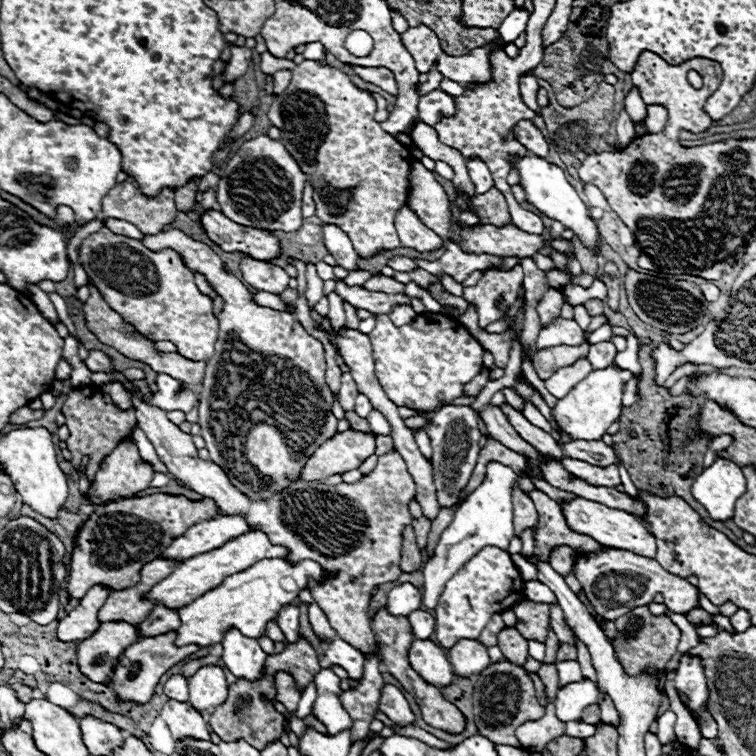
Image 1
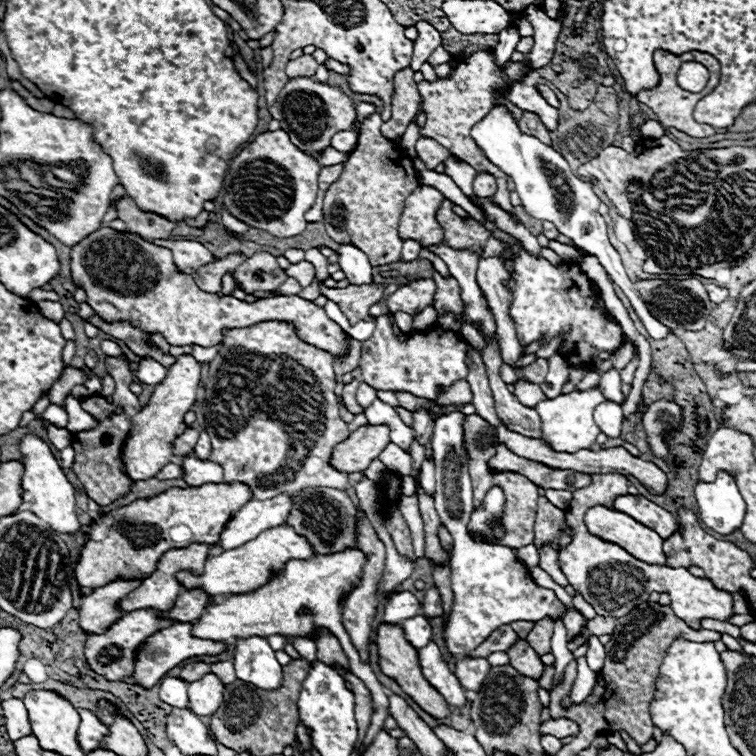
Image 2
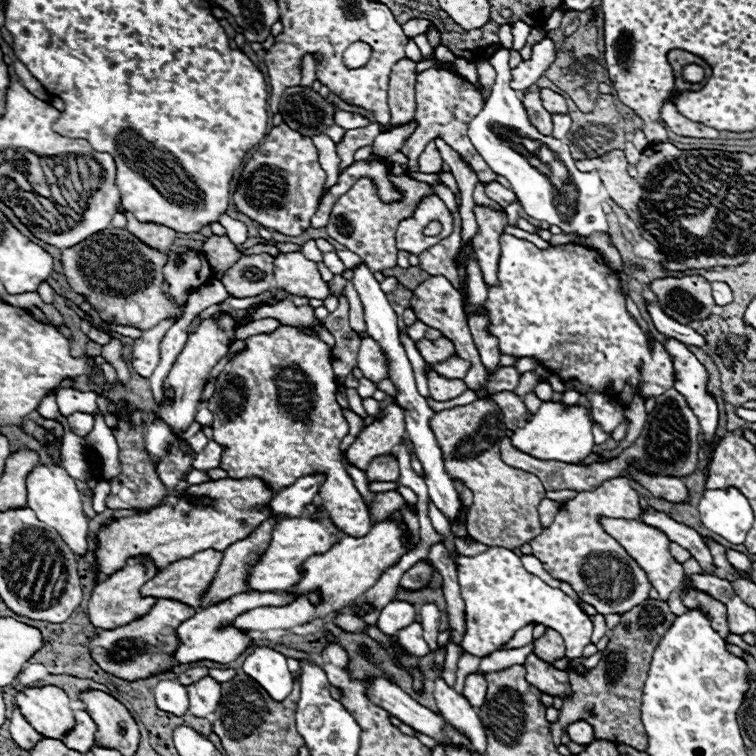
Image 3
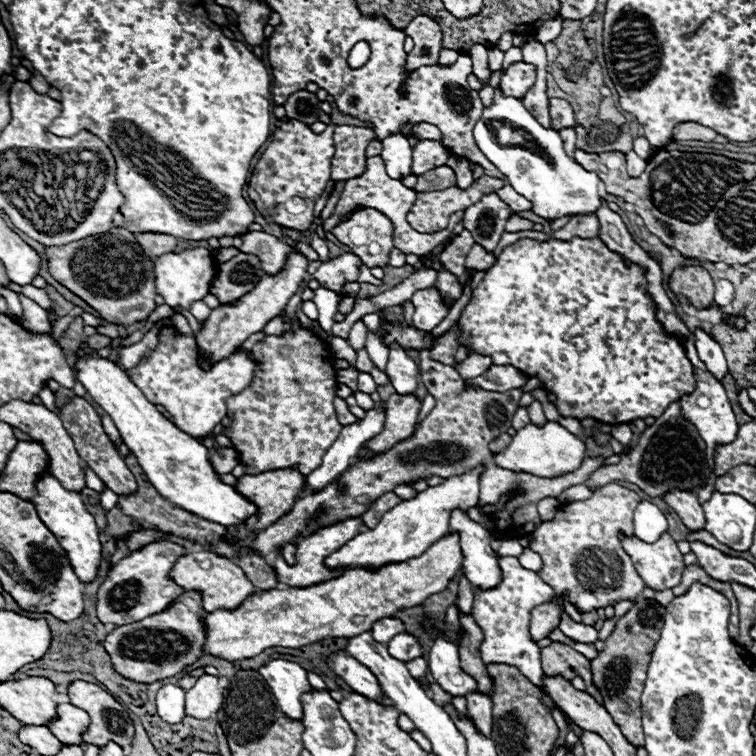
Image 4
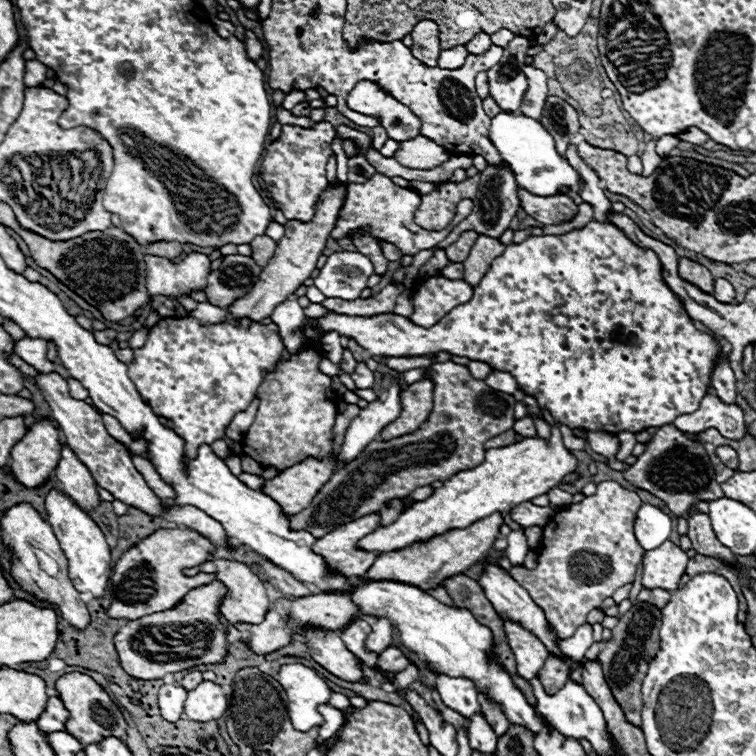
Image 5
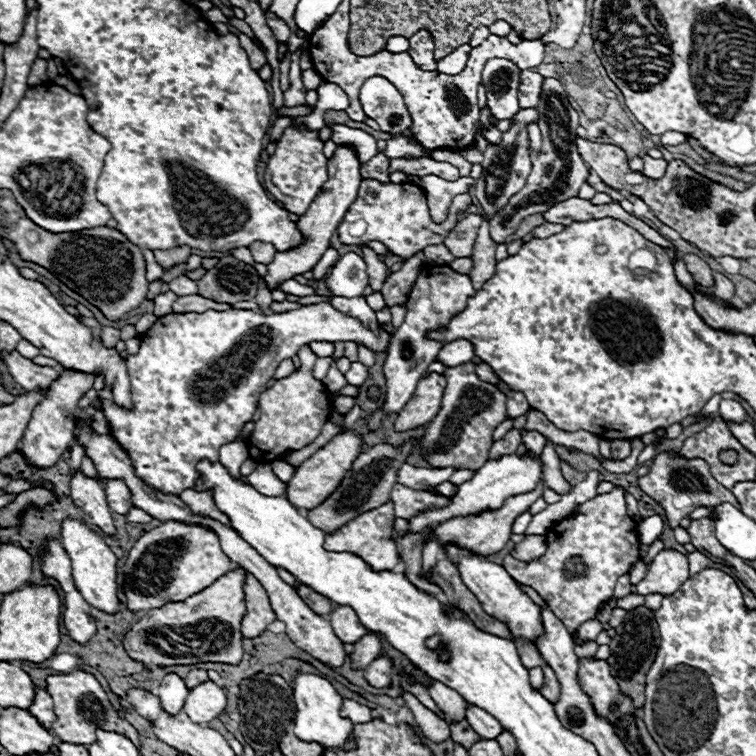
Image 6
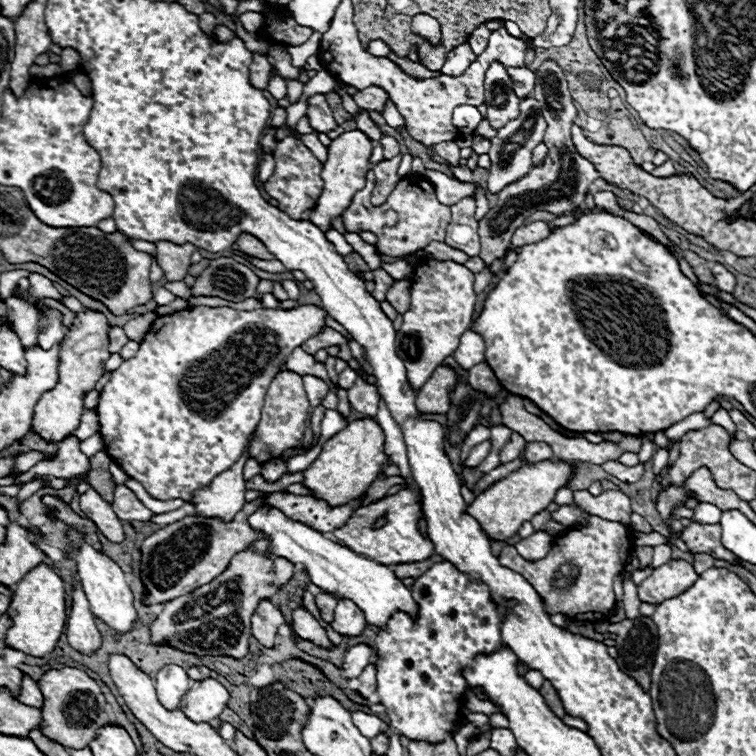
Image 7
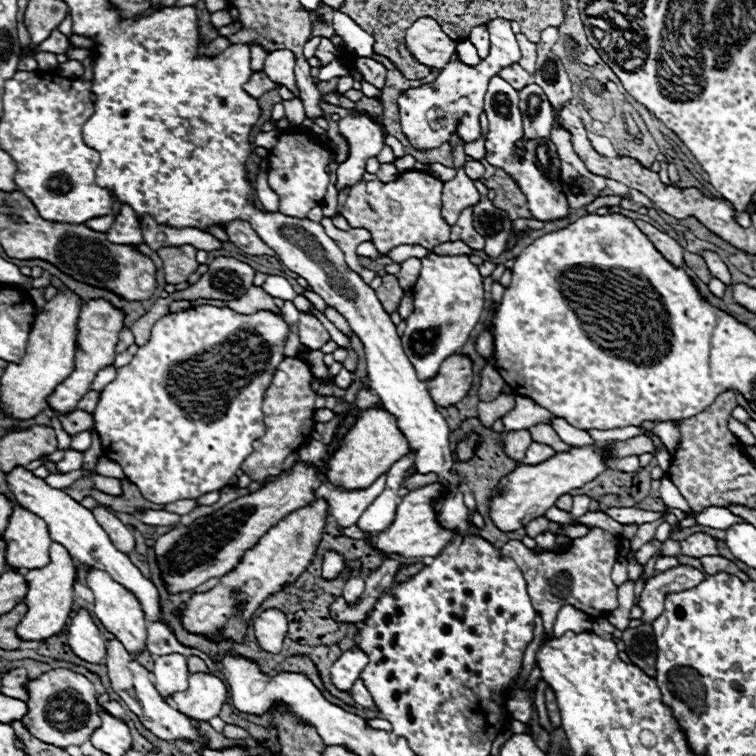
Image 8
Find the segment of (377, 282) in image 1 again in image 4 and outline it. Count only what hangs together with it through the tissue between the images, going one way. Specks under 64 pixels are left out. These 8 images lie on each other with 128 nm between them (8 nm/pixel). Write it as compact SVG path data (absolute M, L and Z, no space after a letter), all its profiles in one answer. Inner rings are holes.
M250 232L244 238L242 252L258 256L262 270L268 274L276 274L284 266L290 248L286 242L274 238L266 232ZM360 320L352 326L350 336L348 336L348 344L350 344L354 350L364 348L364 344L366 344L366 326L364 326Z

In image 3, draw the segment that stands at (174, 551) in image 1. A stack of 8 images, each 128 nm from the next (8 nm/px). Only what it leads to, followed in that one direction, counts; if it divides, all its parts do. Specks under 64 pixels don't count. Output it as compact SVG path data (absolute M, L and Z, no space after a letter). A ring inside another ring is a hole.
M308 474L298 478L292 486L280 490L270 502L274 516L278 518L302 516L304 508L318 496L318 488L322 486L322 482L324 482L324 474Z

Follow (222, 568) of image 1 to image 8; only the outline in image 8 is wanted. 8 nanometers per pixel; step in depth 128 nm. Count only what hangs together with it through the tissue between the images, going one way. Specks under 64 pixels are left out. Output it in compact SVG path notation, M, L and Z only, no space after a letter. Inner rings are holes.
M440 482L430 484L430 486L424 486L424 488L418 488L418 490L412 490L398 504L394 522L384 532L380 532L378 536L364 534L356 524L344 528L344 534L348 538L370 538L370 542L378 550L382 550L386 554L400 554L402 558L434 558L456 536L456 530L446 530L446 528L440 526L438 516L436 516L436 510L432 506L432 502L438 500L438 498L442 498L444 492L446 492L446 484L440 484Z

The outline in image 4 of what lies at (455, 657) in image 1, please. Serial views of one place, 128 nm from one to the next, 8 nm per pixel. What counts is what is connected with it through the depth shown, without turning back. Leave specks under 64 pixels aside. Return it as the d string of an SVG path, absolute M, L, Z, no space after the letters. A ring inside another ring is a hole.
M480 692L468 694L468 716L472 720L472 724L476 726L476 730L490 738L492 734L492 700Z

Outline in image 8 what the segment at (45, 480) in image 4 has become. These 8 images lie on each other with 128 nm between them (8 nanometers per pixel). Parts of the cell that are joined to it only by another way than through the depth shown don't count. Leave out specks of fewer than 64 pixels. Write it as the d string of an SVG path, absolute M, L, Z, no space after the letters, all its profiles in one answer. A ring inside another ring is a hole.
M88 570L86 582L90 586L90 590L94 592L94 614L96 618L104 624L104 628L108 632L112 632L124 646L126 650L136 658L136 654L142 652L142 648L146 646L146 638L148 638L148 630L146 630L146 620L144 620L144 612L142 606L138 604L136 596L132 592L128 592L122 584L110 580L110 576L102 570Z

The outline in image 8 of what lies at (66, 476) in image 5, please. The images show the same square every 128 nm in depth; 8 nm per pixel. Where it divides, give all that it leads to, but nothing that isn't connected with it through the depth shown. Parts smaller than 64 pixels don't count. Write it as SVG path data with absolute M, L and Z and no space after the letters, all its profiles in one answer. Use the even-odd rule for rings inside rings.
M98 506L98 508L92 510L92 512L94 512L94 516L98 518L98 524L106 530L106 534L110 536L110 540L114 542L114 546L116 546L118 550L122 550L124 554L130 554L130 552L134 550L134 544L136 544L132 530L130 530L126 524L122 524L112 512L108 512L108 510L102 508L102 506Z

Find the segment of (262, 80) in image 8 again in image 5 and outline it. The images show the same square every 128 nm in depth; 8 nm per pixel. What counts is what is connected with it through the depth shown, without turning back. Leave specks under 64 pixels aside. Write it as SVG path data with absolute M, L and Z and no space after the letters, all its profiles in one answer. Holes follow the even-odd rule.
M246 30L244 46L246 46L246 50L248 50L248 58L250 58L252 62L258 62L258 60L262 58L262 54L264 54L264 48L262 48L260 40L256 38L256 34L254 34L252 30Z

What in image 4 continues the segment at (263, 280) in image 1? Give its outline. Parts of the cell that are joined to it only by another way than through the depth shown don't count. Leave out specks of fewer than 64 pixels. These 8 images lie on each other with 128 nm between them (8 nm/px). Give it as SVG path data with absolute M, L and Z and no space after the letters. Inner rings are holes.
M240 252L218 266L210 282L210 294L214 294L220 304L230 304L242 298L242 294L248 294L260 282L262 274L264 270L260 270L258 258Z

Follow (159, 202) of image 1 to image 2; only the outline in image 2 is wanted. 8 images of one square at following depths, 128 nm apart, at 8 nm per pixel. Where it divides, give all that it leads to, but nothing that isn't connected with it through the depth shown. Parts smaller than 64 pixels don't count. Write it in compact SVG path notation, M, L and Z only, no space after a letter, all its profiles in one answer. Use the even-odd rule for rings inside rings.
M128 196L118 202L118 218L128 224L130 232L142 236L144 240L168 240L172 236L172 230L176 228L174 222L158 214L138 212L138 206L134 206Z

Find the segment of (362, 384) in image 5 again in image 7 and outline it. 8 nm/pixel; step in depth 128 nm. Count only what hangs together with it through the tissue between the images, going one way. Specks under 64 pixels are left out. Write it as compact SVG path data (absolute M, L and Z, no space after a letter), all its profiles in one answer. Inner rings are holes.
M346 368L344 372L340 372L340 374L338 374L338 386L340 386L340 388L344 388L344 390L348 390L348 388L352 388L352 384L356 382L356 378L358 378L358 374L356 374L354 370Z

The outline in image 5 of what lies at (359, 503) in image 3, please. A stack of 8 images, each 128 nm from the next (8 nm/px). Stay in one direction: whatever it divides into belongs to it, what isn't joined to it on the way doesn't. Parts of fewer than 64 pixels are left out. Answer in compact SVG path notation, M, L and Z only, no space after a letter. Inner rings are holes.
M306 346L300 354L292 354L288 360L280 360L276 364L276 370L266 374L262 386L258 388L258 414L254 424L250 426L248 434L242 440L242 452L250 458L254 458L262 466L276 466L280 470L294 466L302 462L304 458L324 458L332 452L330 436L332 436L332 426L336 420L336 394L330 388L330 376L318 372L318 364L322 360L322 352L318 352L312 346Z

